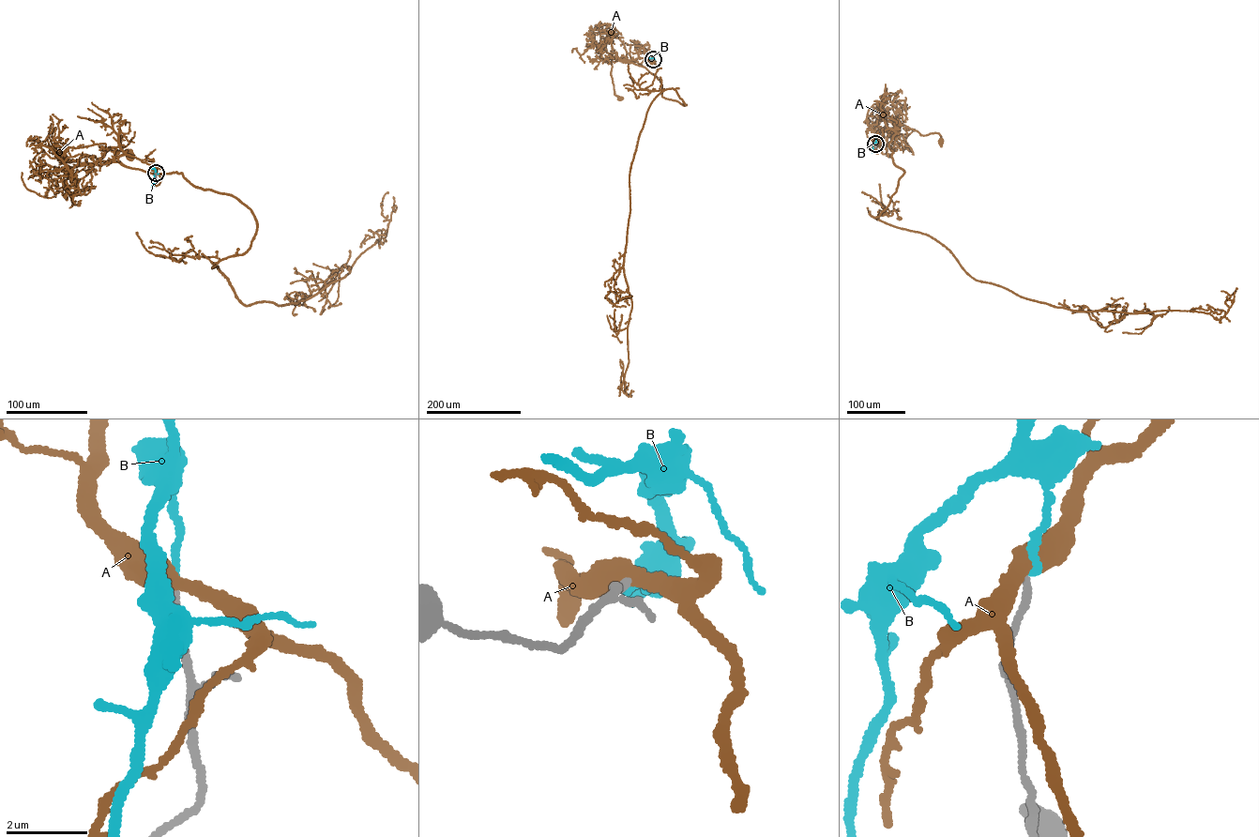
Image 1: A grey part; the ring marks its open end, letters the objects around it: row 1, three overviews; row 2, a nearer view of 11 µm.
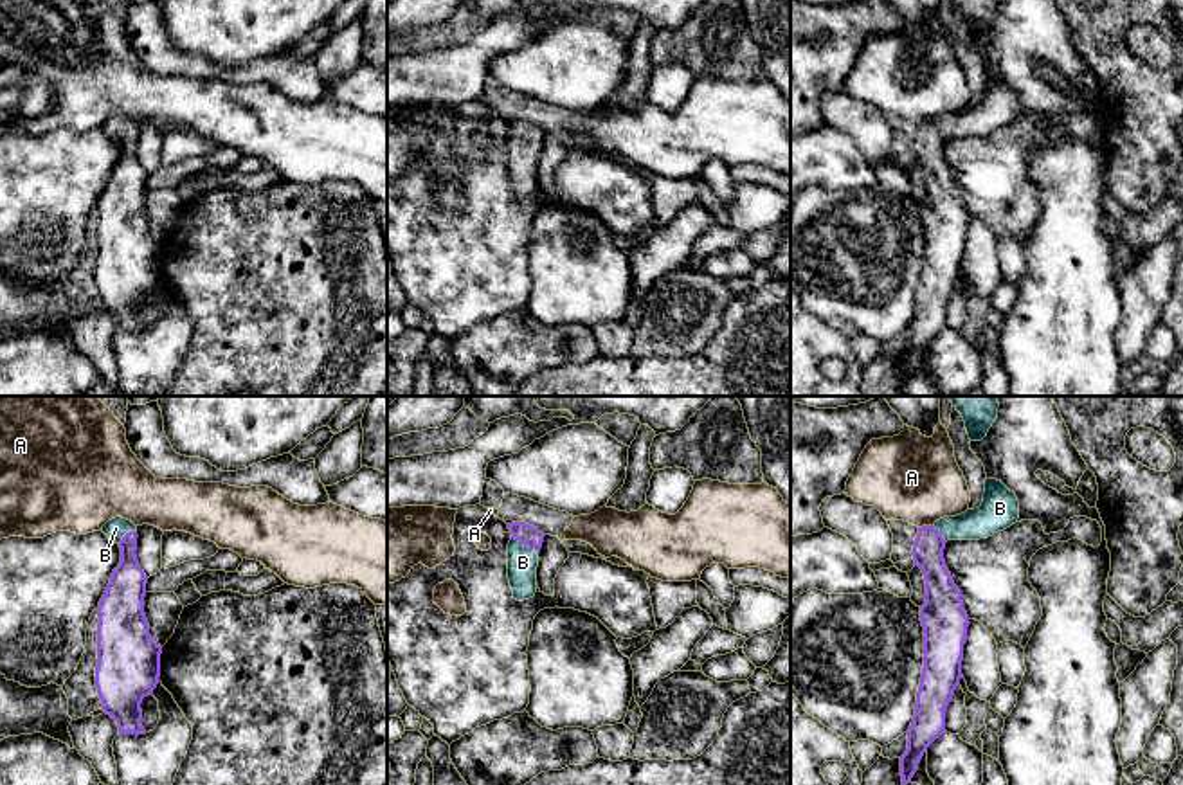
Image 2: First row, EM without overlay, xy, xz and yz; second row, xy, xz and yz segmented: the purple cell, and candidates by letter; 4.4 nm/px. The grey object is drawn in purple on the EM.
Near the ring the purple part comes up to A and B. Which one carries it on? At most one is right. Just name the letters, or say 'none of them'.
B

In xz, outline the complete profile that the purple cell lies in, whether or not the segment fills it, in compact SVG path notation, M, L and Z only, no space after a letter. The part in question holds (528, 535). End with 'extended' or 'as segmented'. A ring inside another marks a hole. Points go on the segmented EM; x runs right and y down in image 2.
M526 522L508 524L511 540L508 544L508 580L517 601L524 601L537 592L538 549L544 533Z; extended

